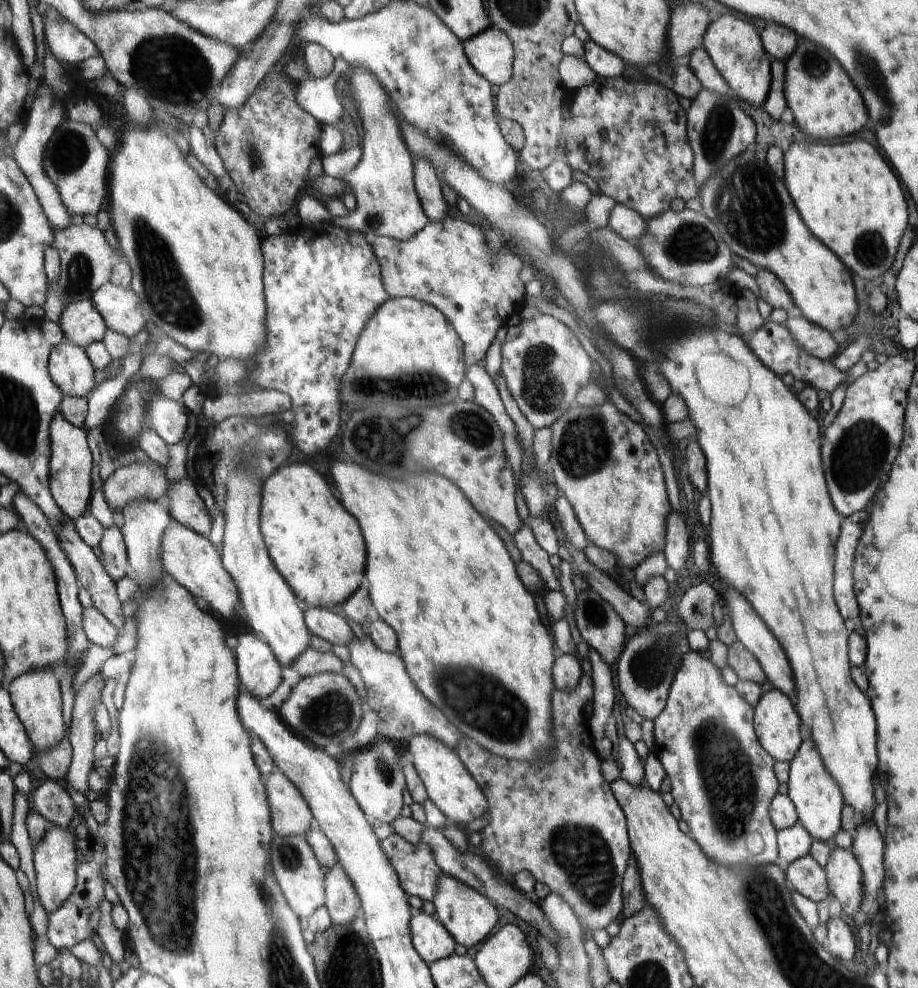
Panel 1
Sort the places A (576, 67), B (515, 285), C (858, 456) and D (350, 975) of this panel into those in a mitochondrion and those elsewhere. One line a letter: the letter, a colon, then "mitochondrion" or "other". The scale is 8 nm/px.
A: other
B: other
C: mitochondrion
D: mitochondrion

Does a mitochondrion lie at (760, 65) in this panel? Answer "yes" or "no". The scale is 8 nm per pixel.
no

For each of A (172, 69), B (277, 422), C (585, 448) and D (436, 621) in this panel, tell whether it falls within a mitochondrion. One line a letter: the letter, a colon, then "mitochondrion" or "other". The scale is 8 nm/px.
A: mitochondrion
B: other
C: mitochondrion
D: other

